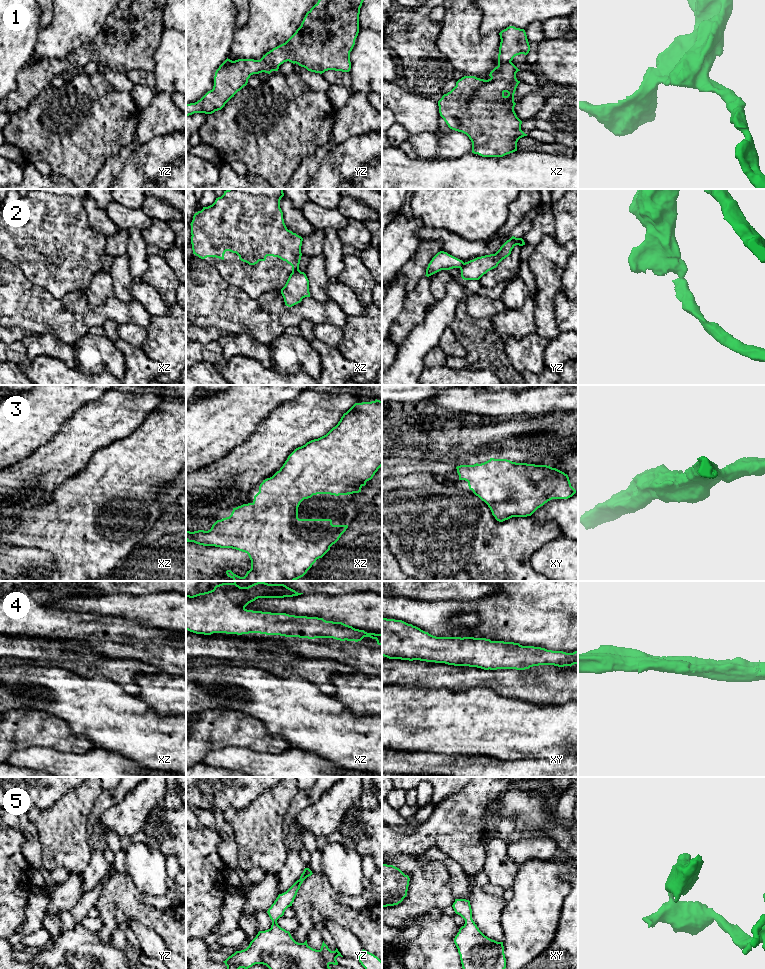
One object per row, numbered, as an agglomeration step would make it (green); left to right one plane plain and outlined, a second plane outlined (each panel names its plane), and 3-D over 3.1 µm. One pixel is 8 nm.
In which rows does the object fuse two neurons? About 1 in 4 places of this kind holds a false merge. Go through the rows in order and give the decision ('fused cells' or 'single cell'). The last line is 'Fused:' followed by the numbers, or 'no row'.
1: single cell
2: fused cells
3: single cell
4: single cell
5: single cell
Fused: 2

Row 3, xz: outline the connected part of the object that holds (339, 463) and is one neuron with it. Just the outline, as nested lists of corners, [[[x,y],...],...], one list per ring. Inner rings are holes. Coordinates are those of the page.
[[[382,401],[355,403],[326,435],[296,448],[279,471],[263,480],[252,503],[233,508],[229,517],[217,520],[208,531],[186,531],[186,541],[247,553],[251,569],[244,577],[226,571],[234,581],[295,581],[348,528],[348,525],[333,525],[331,519],[299,519],[300,503],[317,494],[359,493],[381,466]]]

